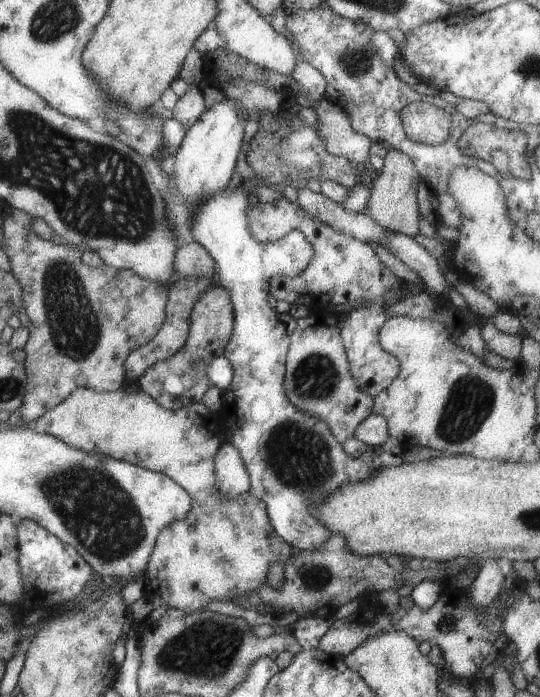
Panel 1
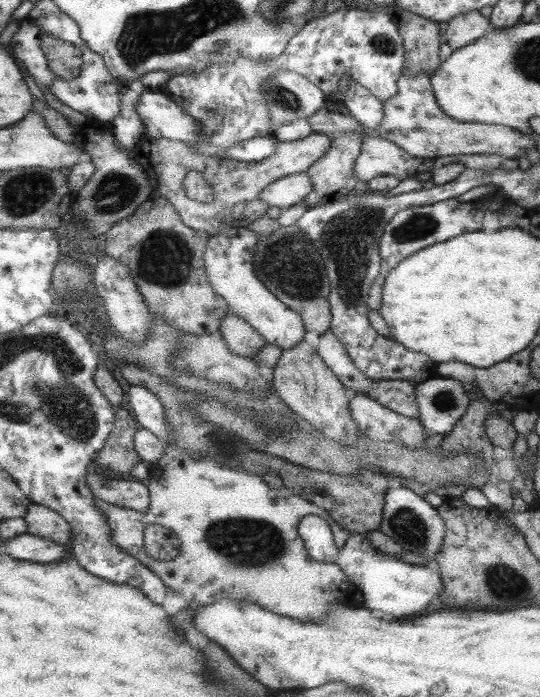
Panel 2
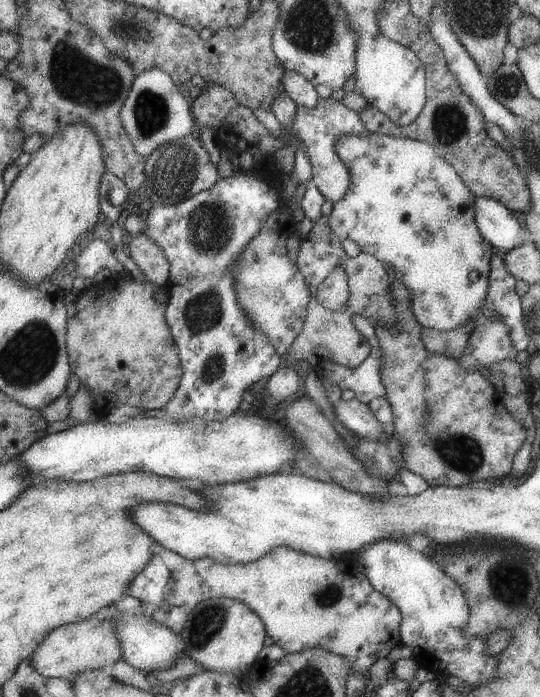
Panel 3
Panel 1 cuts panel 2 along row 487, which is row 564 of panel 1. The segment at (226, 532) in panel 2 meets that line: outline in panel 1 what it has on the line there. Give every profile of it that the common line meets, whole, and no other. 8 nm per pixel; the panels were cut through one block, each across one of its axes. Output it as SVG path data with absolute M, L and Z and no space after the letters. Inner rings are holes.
M81 387L71 391L62 402L44 412L31 426L38 433L54 436L57 440L62 440L63 444L71 445L71 448L81 452L109 458L115 456L115 460L163 473L190 494L191 510L183 520L175 520L159 532L142 575L151 588L151 594L159 596L162 604L171 609L188 613L199 612L213 600L231 601L233 606L243 608L240 598L250 595L265 582L270 563L284 565L287 558L295 552L275 532L262 500L249 496L248 491L235 498L223 498L215 490L213 454L217 454L215 450L219 446L219 430L215 414L209 416L201 401L177 410L167 410L154 397L141 391L127 394L123 389L107 392Z

